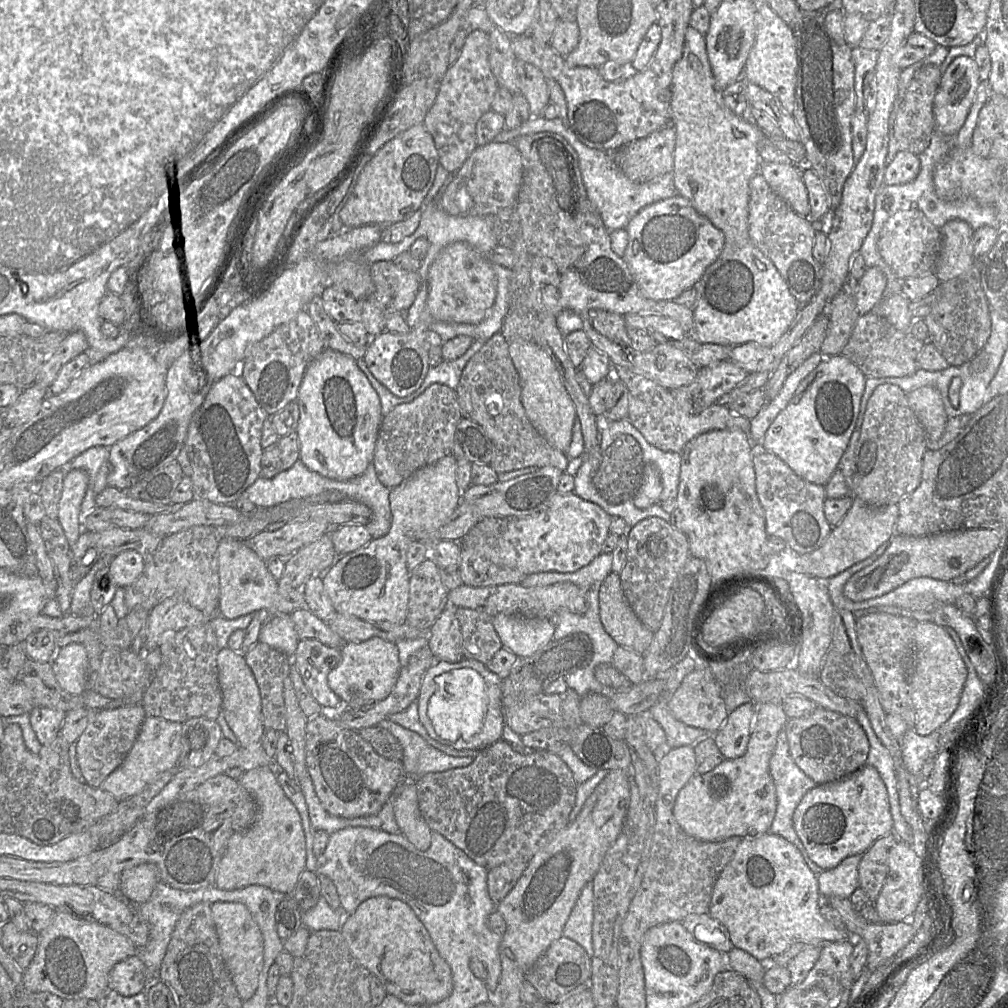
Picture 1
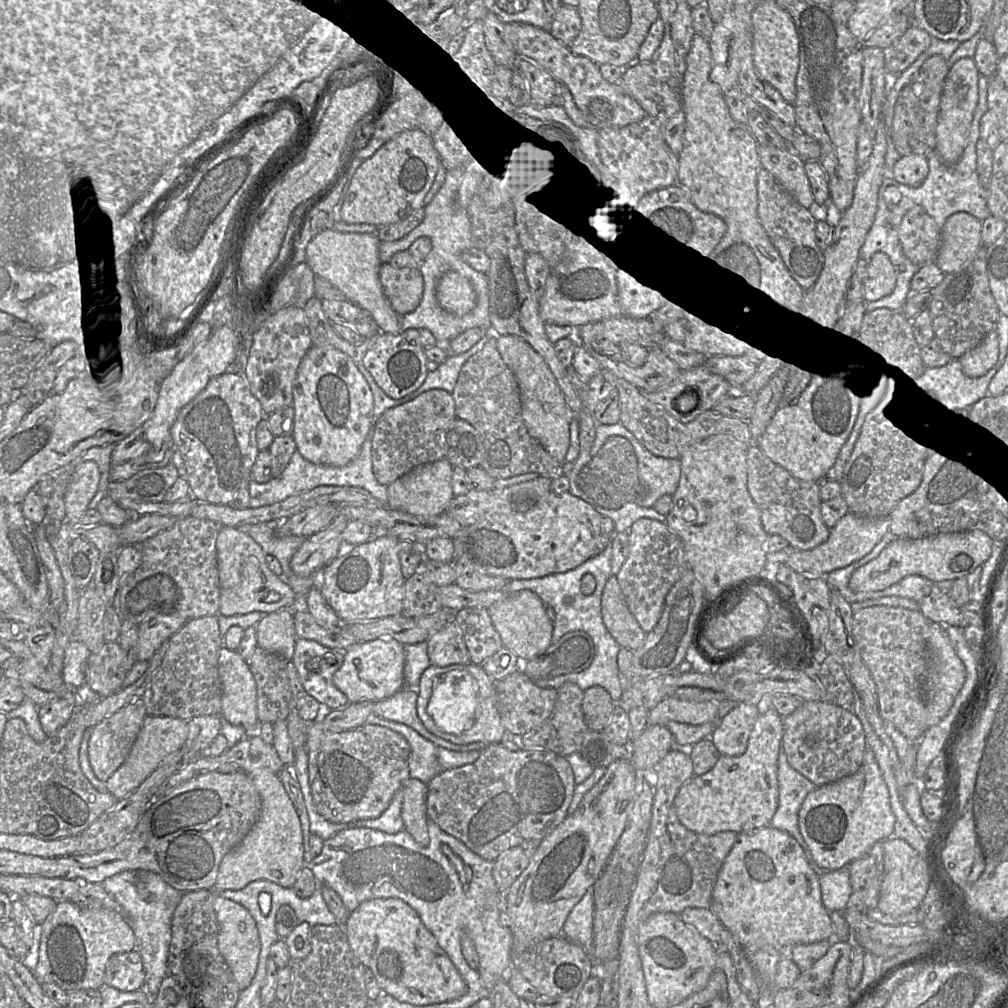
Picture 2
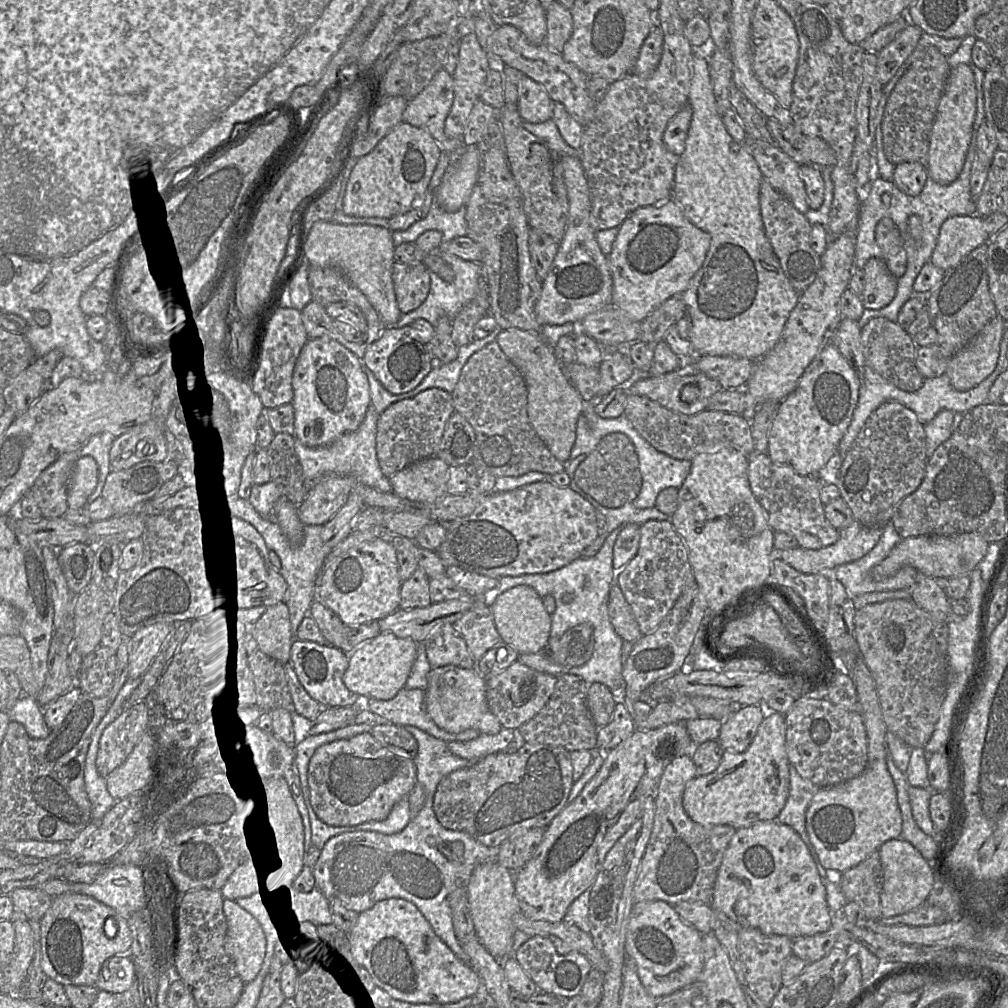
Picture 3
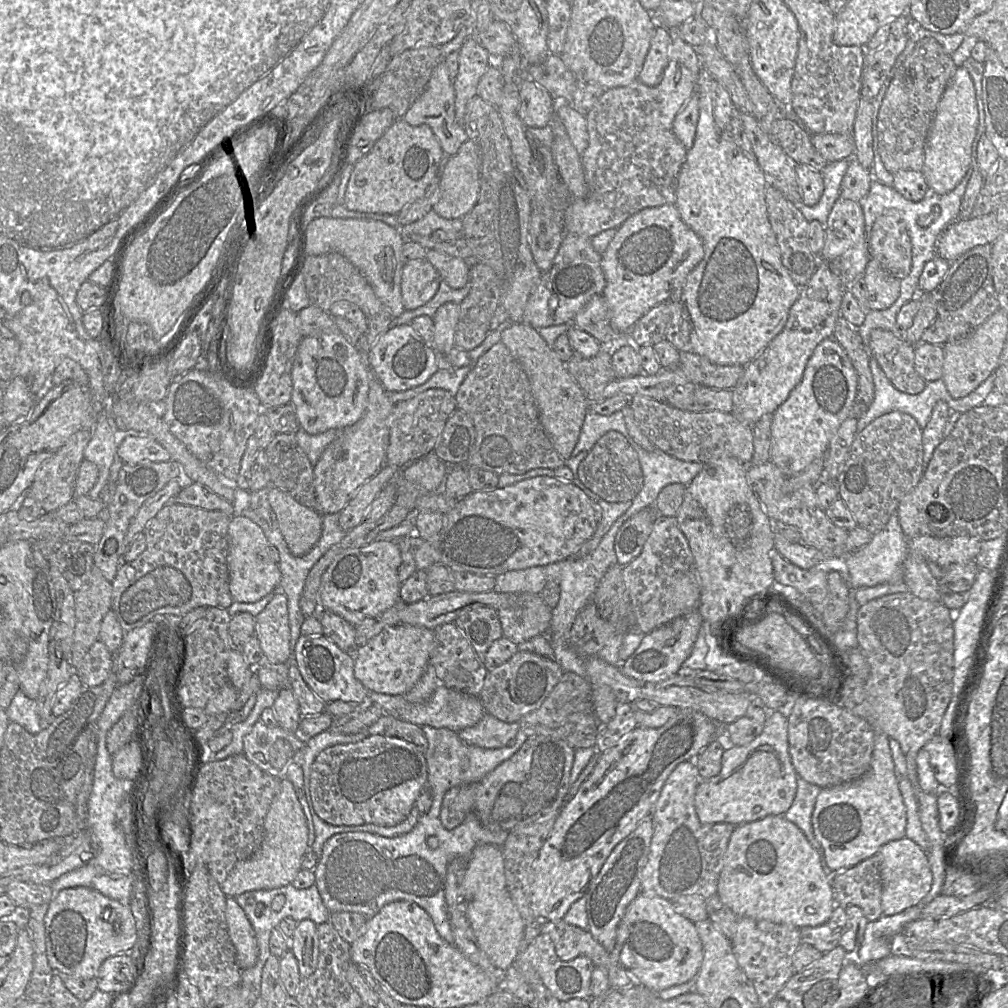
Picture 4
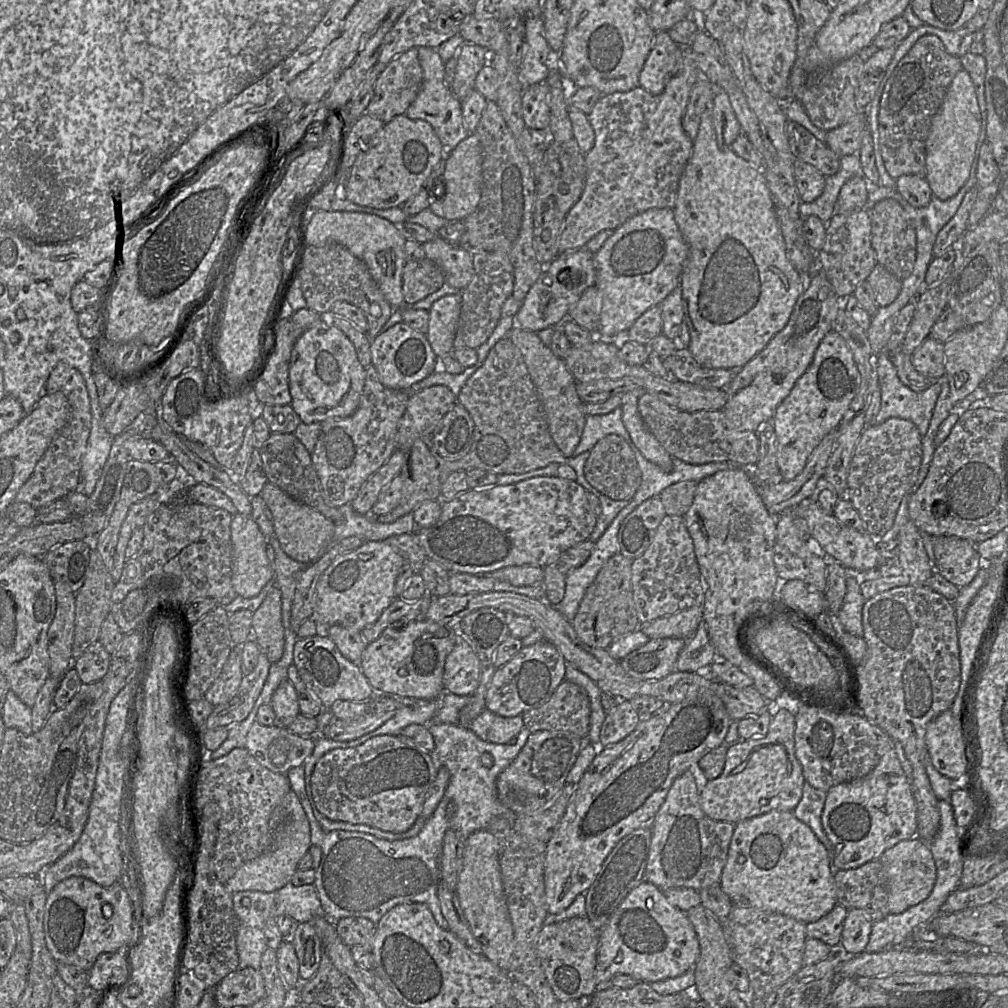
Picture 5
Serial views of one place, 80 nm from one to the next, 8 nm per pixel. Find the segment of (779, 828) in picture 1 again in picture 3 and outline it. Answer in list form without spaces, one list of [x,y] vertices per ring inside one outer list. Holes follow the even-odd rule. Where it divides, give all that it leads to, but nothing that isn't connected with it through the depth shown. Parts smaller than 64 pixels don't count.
[[[789,763],[789,775],[789,796],[784,808],[776,820],[782,824],[790,826],[800,835],[801,839],[809,849],[821,879],[826,879],[827,871],[821,865],[806,830],[806,812],[813,797],[819,792],[820,787],[801,777],[791,763]]]

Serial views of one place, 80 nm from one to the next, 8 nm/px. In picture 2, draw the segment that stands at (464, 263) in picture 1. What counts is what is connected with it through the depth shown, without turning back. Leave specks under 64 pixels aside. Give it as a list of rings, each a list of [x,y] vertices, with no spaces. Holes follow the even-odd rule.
[[[458,272],[445,273],[436,289],[440,306],[456,315],[469,313],[476,304],[476,293],[471,282]]]

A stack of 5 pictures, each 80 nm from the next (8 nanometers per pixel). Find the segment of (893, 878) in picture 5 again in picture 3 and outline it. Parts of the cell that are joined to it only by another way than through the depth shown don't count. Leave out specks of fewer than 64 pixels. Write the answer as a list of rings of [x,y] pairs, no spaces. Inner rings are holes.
[[[900,837],[885,842],[878,851],[883,870],[880,895],[882,917],[904,914],[920,906],[927,899],[935,881],[933,862],[924,859],[910,842]]]

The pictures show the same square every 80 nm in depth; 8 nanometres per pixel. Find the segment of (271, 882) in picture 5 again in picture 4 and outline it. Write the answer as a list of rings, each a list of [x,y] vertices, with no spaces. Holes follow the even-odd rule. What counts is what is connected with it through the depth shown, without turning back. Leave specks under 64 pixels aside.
[[[284,779],[280,793],[266,815],[264,836],[257,852],[235,864],[226,880],[220,884],[226,897],[256,890],[270,890],[292,884],[301,869],[302,857],[308,847],[308,825],[293,784]]]

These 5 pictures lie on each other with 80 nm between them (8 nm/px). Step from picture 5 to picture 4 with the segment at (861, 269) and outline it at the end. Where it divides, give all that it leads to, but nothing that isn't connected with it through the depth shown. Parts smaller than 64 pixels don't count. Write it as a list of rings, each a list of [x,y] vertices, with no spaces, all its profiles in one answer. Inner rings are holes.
[[[839,197],[829,214],[825,234],[825,243],[819,258],[829,265],[831,271],[840,278],[843,286],[849,289],[853,281],[865,273],[871,259],[861,203]]]

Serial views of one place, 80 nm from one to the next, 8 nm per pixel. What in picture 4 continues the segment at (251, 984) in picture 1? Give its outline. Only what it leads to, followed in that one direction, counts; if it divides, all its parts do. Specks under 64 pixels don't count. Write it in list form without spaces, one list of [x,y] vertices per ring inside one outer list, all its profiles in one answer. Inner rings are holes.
[[[233,897],[226,899],[226,921],[238,966],[241,970],[253,967],[259,954],[256,935],[245,912]]]

